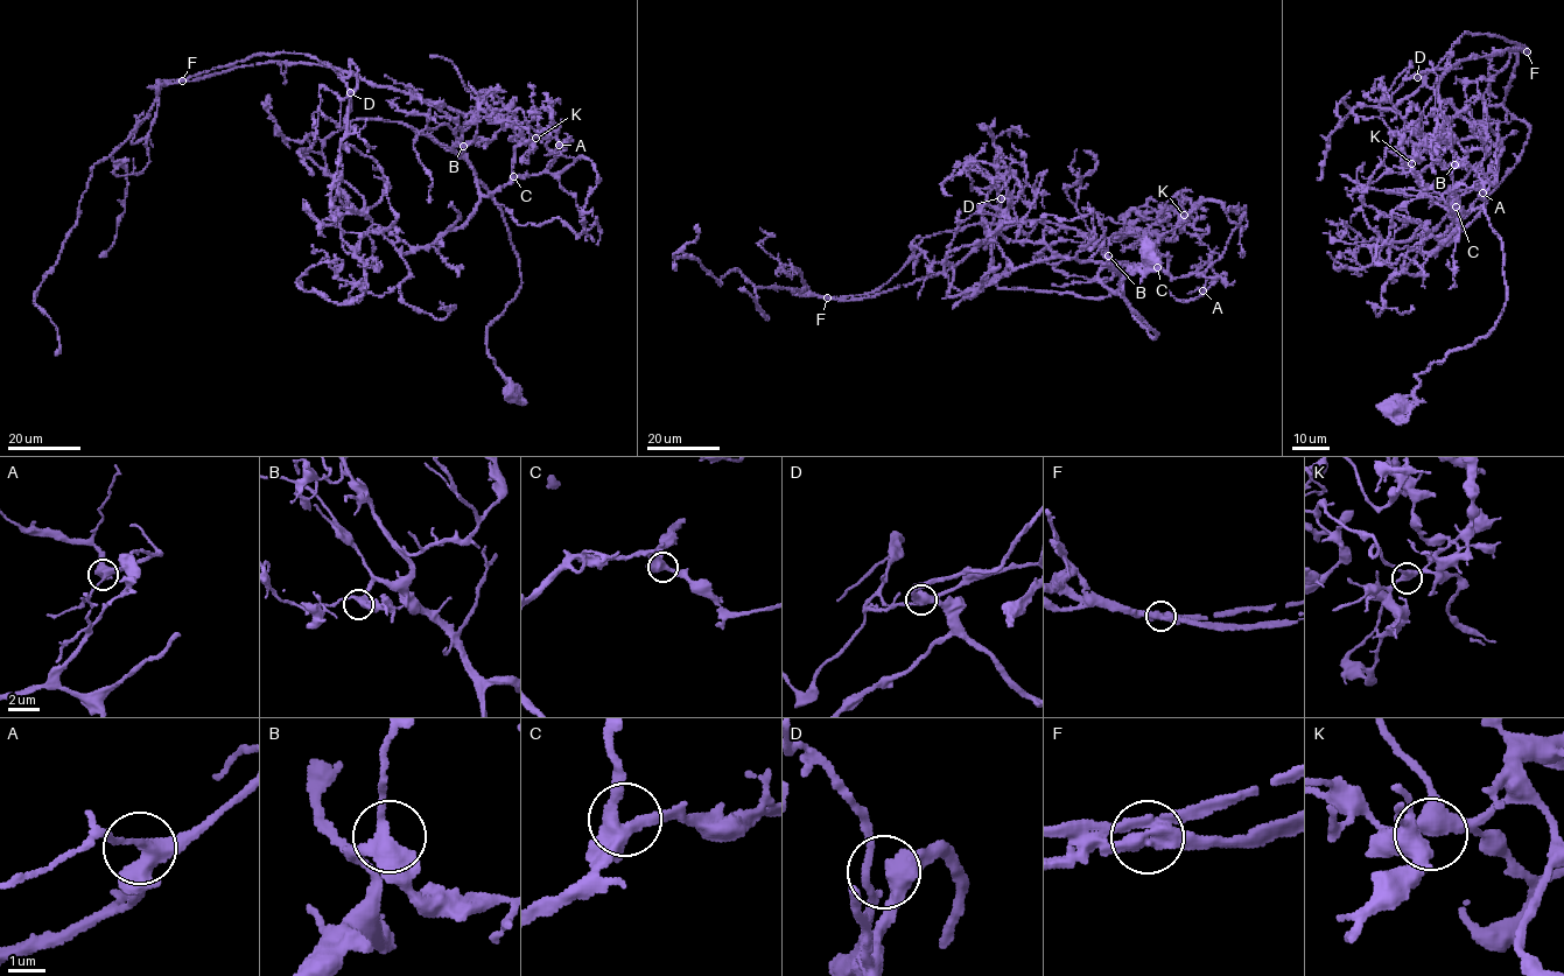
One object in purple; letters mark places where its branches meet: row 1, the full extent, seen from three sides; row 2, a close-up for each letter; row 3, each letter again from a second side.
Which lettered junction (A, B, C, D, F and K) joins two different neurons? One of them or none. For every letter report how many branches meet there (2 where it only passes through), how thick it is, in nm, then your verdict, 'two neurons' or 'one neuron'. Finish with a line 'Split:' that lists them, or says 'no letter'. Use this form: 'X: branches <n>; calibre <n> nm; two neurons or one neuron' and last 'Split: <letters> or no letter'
A: branches 3; calibre 360 nm; one neuron
B: branches 3; calibre 360 nm; one neuron
C: branches 3; calibre 400 nm; one neuron
D: branches 3; calibre 360 nm; one neuron
F: branches 3; calibre 360 nm; one neuron
K: branches 3; calibre 360 nm; one neuron
Split: no letter

